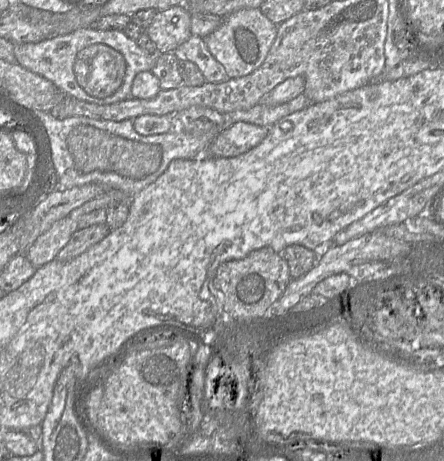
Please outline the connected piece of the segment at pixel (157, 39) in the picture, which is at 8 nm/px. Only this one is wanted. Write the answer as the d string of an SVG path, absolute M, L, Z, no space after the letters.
M184 5L173 6L157 11L153 22L144 32L155 43L159 54L173 53L180 45L186 42L191 34L191 13Z

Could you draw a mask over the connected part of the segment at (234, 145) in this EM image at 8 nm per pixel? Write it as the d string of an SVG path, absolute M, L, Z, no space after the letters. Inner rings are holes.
M238 121L222 129L210 142L207 153L214 157L235 157L257 146L268 128Z

